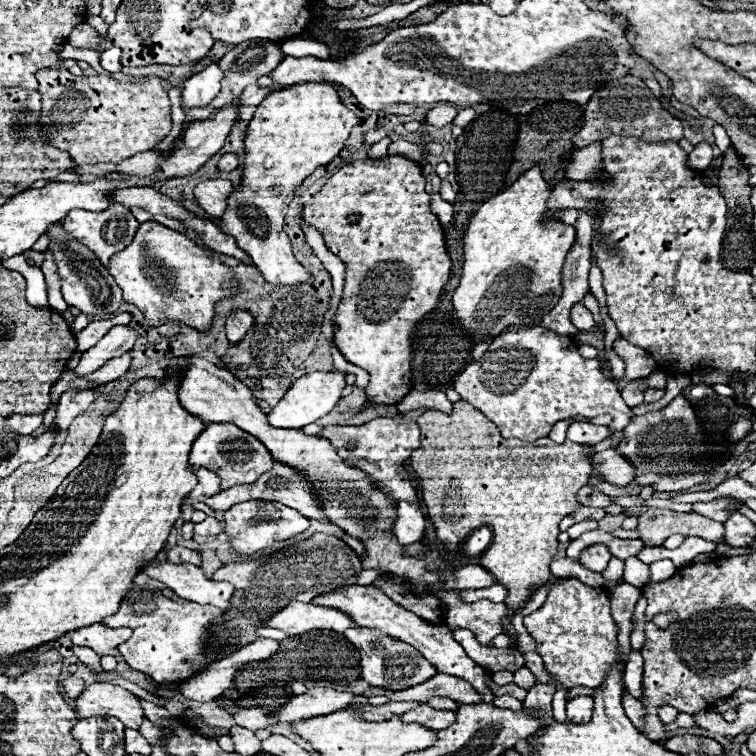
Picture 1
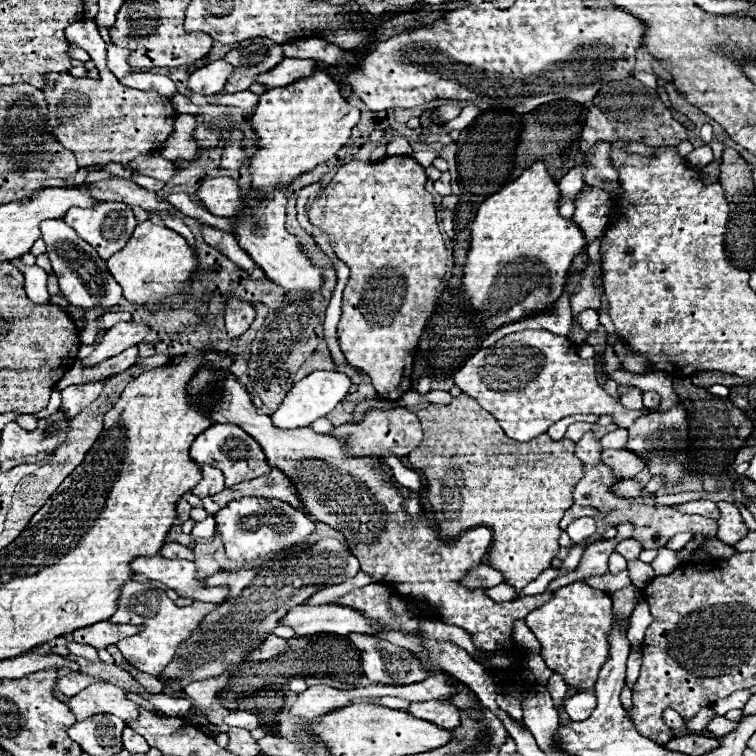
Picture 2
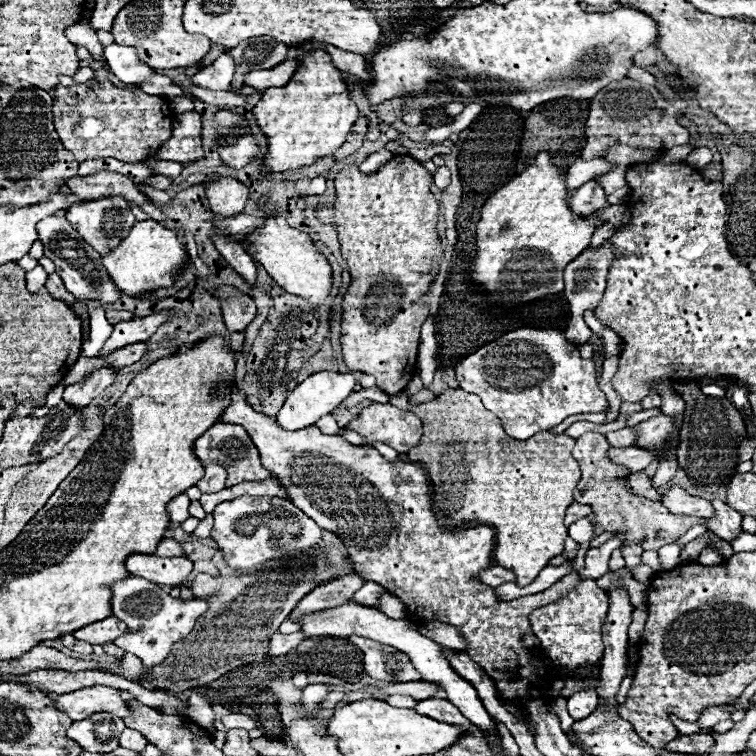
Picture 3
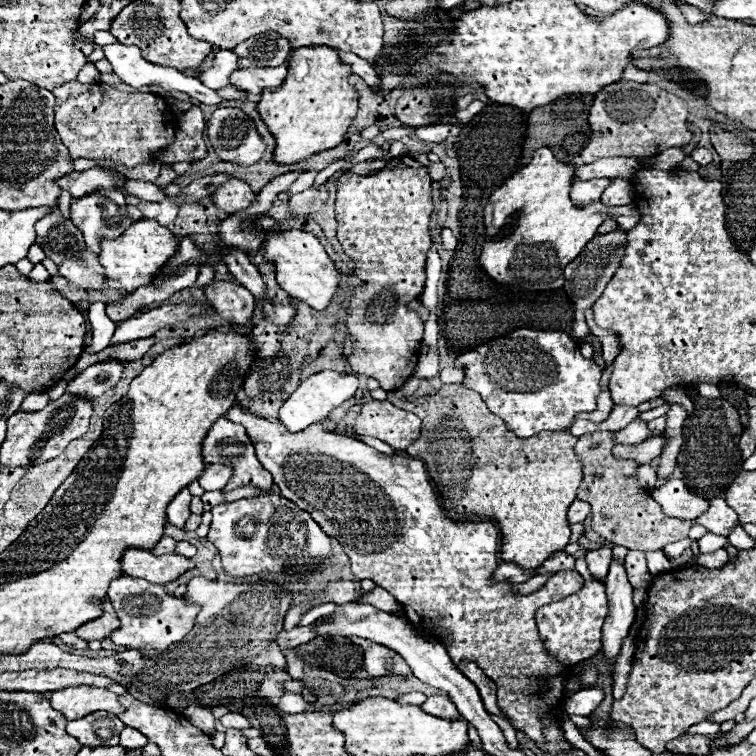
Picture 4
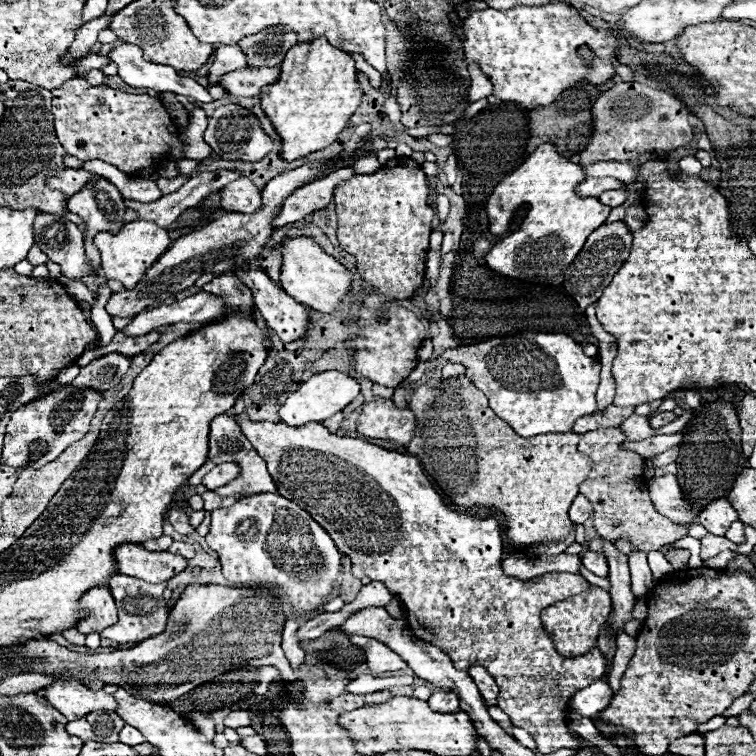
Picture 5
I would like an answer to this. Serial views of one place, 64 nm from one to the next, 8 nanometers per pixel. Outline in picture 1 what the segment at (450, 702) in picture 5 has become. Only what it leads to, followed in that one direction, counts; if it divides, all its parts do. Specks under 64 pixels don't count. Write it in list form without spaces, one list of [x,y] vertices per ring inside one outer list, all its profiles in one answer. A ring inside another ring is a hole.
[[[420,704],[408,712],[402,714],[404,722],[418,722],[430,730],[444,730],[446,726],[450,726],[456,718],[456,712],[452,710],[436,710],[432,706]]]

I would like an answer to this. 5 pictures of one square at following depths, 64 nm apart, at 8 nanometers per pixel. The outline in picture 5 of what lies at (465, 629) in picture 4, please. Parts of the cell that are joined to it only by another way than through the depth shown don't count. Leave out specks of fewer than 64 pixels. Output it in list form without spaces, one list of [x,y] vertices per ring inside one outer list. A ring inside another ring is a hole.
[[[234,416],[242,426],[244,436],[266,460],[278,494],[302,506],[336,542],[340,552],[352,558],[352,574],[362,578],[370,576],[388,586],[388,590],[408,608],[406,622],[412,626],[414,636],[438,646],[452,658],[458,670],[467,670],[474,664],[488,668],[500,686],[498,706],[506,710],[514,726],[524,728],[536,742],[542,754],[552,754],[560,748],[582,748],[582,738],[568,732],[568,702],[576,690],[586,688],[596,678],[606,674],[606,656],[592,648],[590,652],[574,658],[564,658],[556,652],[552,634],[542,626],[540,614],[552,602],[572,598],[590,588],[588,580],[580,574],[540,574],[530,580],[506,576],[502,570],[504,546],[496,516],[476,518],[444,504],[442,496],[430,484],[422,464],[414,456],[368,444],[360,438],[330,434],[322,424],[292,428],[284,422],[252,422],[244,416]]]

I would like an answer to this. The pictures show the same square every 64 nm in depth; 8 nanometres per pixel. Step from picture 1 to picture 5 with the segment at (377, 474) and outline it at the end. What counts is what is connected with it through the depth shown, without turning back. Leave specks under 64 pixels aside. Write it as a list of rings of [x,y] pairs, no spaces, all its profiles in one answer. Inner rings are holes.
[[[376,398],[362,406],[358,432],[368,438],[406,444],[414,436],[414,414],[410,410],[398,410],[392,400]]]

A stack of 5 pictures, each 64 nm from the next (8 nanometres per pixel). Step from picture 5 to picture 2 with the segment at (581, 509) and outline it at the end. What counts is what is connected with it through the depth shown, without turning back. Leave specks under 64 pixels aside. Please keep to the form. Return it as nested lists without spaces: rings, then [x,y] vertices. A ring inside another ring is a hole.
[[[574,504],[566,514],[564,514],[564,518],[562,518],[562,522],[560,522],[560,526],[562,528],[566,528],[568,524],[572,524],[576,518],[582,518],[582,516],[598,516],[598,510],[594,510],[594,508],[586,508],[586,506],[578,506],[578,504]]]

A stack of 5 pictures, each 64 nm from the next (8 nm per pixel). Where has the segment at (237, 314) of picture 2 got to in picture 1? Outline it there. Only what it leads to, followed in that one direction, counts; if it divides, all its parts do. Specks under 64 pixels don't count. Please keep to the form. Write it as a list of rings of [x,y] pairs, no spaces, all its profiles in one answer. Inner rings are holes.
[[[234,310],[228,318],[226,318],[226,336],[232,344],[236,344],[238,340],[242,340],[242,336],[250,330],[254,322],[254,316],[246,310]]]

